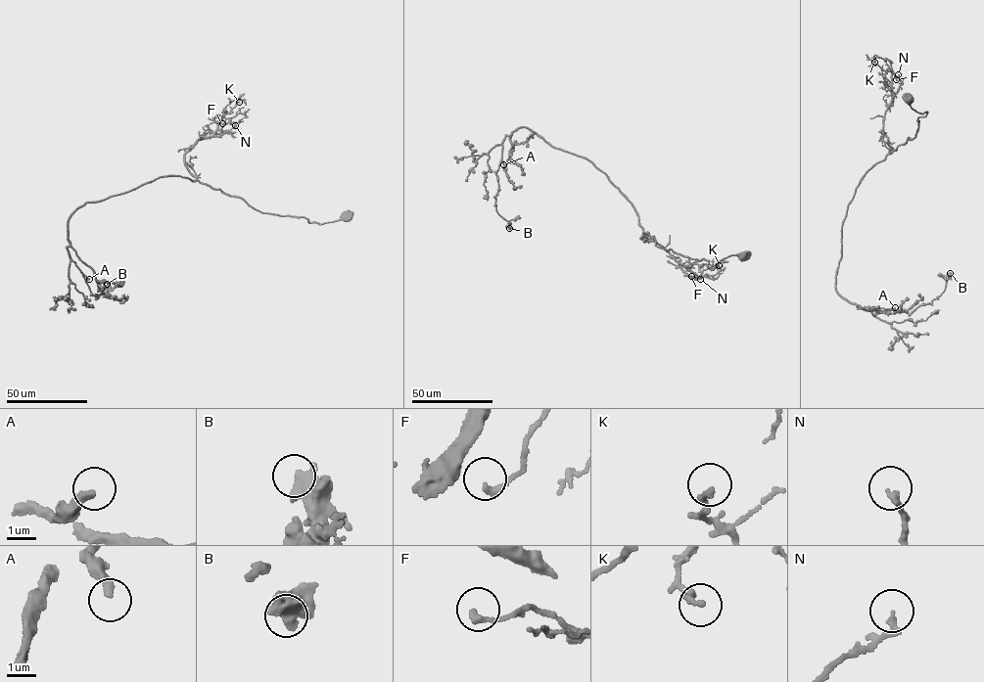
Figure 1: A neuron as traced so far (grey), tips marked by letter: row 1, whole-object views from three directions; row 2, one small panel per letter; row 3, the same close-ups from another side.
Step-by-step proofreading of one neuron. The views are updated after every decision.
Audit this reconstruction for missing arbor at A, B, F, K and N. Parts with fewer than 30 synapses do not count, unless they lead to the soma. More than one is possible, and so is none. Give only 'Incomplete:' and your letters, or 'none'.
Incomplete: A

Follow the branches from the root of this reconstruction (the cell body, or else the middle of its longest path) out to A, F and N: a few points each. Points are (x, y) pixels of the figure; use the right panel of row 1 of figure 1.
A: (907, 97), (927, 113), (914, 137), (860, 180), (835, 282), (859, 308), (895, 307)
F: (907, 97), (913, 110), (927, 113), (918, 116), (914, 137), (888, 154), (883, 124), (892, 73), (896, 79)
N: (907, 97), (913, 110), (927, 113), (918, 116), (914, 137), (888, 154), (883, 124), (898, 74)

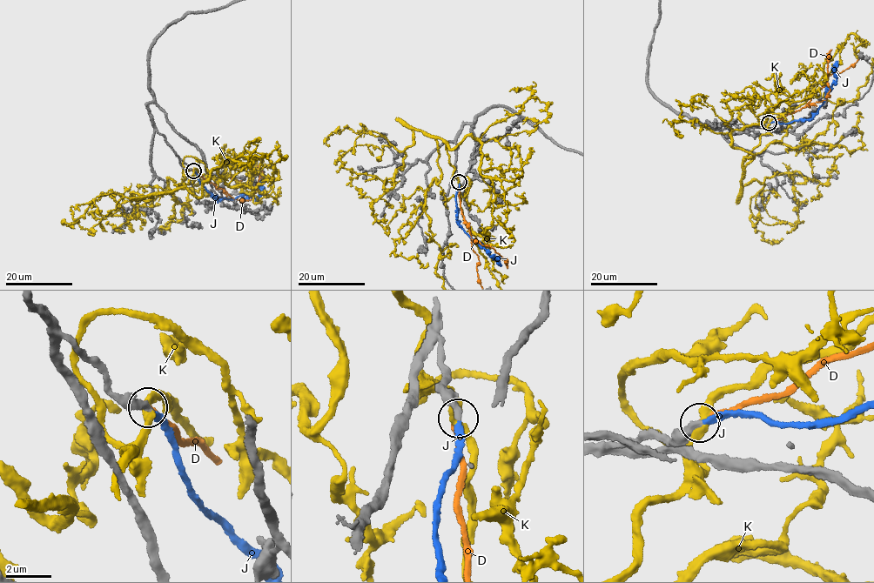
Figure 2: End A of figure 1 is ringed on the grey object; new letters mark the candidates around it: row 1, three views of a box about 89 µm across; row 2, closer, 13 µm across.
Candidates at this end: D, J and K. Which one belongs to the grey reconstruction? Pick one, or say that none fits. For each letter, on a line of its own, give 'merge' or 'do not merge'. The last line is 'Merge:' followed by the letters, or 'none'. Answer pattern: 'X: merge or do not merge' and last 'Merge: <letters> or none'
D: do not merge
J: merge
K: do not merge
Merge: J

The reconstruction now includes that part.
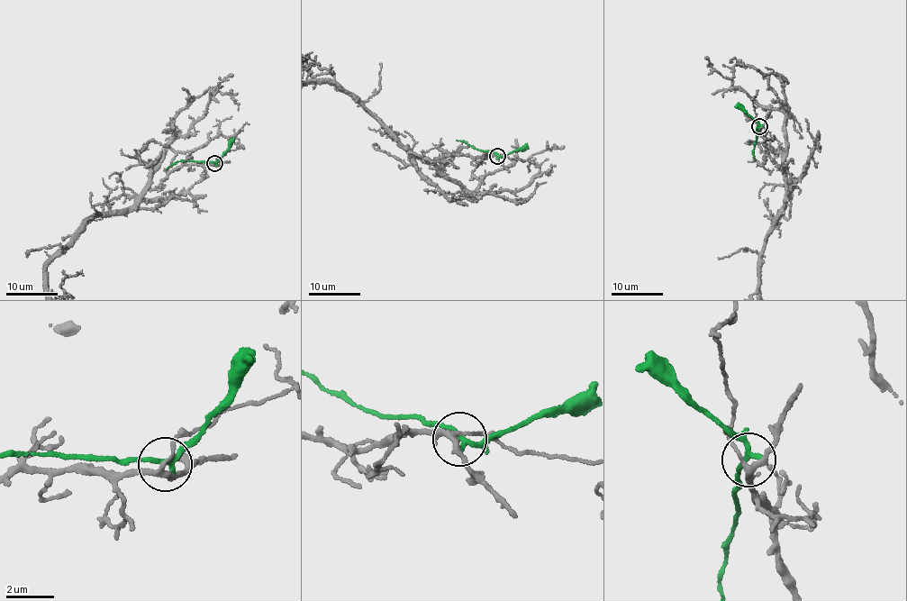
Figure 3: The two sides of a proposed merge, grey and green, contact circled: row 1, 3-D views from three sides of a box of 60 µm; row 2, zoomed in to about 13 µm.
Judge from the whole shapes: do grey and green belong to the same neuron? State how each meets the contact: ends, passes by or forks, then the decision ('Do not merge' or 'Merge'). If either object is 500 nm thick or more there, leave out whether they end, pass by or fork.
At the ring grey forks. At the ring green forks. Do not merge

